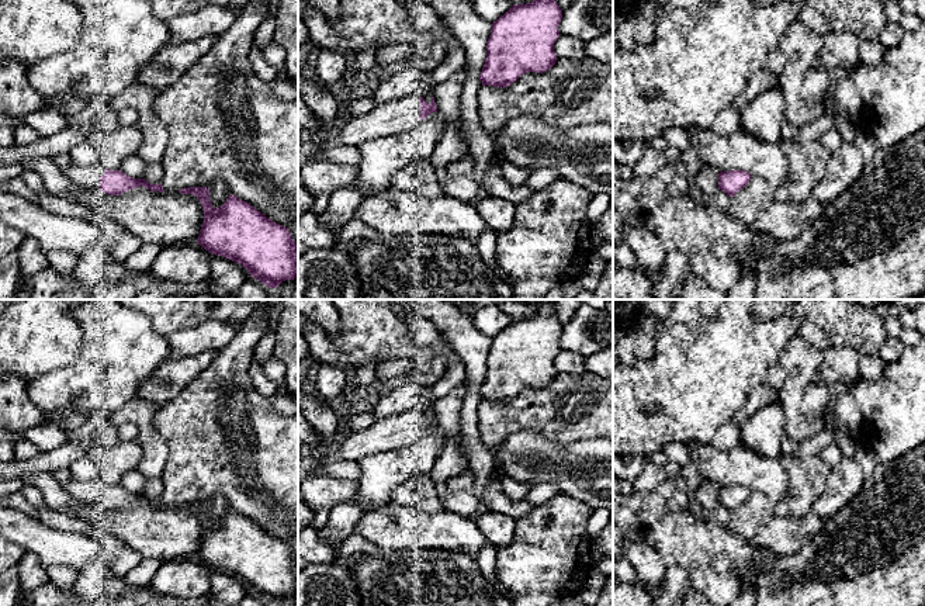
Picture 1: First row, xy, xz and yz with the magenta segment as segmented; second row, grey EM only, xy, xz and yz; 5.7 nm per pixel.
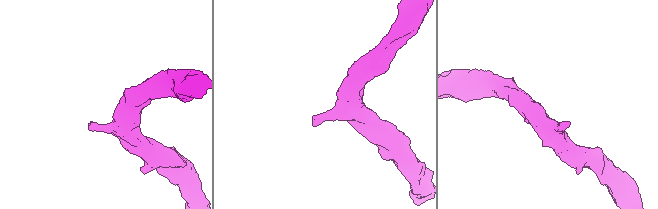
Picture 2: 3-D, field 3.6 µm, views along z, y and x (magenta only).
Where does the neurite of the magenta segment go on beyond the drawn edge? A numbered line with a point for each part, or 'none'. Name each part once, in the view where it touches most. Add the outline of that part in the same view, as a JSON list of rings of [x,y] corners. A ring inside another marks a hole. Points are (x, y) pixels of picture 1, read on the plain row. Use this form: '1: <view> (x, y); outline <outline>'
1: xz (399, 429); outline [[[409,409],[377,420],[371,427],[351,433],[322,458],[311,454],[298,458],[298,484],[311,477],[315,470],[337,461],[358,463],[367,456],[408,446],[420,437],[420,409]]]

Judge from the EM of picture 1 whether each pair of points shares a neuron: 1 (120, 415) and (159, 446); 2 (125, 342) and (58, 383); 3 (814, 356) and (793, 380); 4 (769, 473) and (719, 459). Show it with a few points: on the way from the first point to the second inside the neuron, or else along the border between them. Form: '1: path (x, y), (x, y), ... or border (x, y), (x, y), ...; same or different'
1: path (131, 415), (146, 429), (148, 435); same
2: path (108, 359), (83, 384), (75, 384); same
3: path (809, 362), (799, 374); same
4: path (757, 471), (748, 467), (731, 467); same

